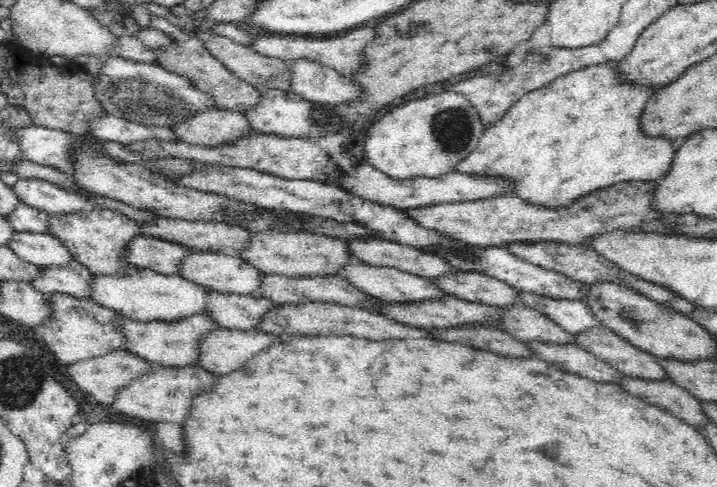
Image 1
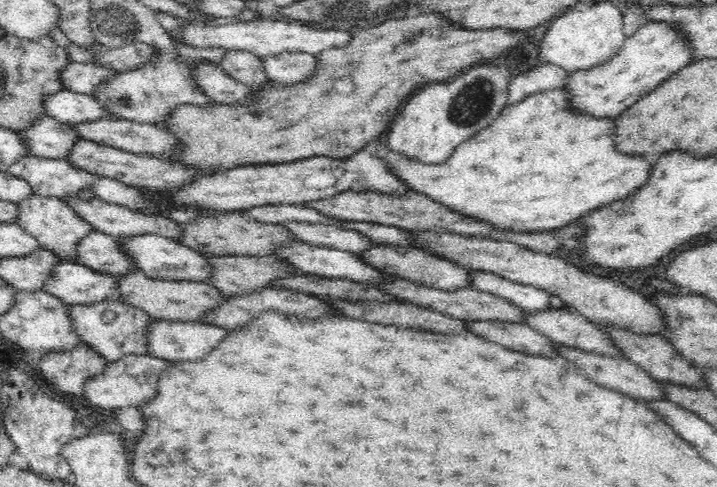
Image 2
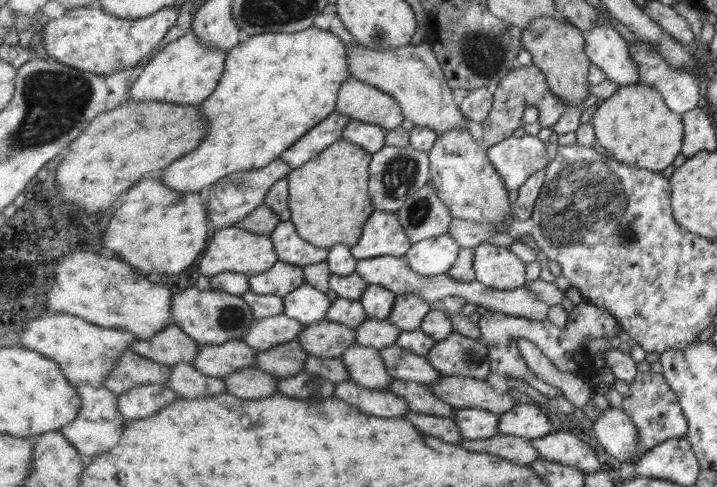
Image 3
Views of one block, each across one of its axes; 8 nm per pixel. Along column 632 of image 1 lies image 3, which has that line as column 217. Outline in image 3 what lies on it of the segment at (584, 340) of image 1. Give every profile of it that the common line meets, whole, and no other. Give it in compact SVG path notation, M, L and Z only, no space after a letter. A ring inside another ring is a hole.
M230 340L225 344L202 344L193 364L207 376L224 378L229 373L257 366L258 351L243 340Z

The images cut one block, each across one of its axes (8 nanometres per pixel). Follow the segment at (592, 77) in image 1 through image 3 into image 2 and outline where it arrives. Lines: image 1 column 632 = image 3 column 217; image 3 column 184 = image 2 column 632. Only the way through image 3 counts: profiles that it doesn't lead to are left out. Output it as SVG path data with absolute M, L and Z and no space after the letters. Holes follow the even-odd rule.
M558 87L534 93L506 106L489 128L463 140L454 149L454 154L442 164L428 164L396 149L387 148L385 166L410 191L426 195L434 202L448 206L455 214L487 224L493 230L521 234L559 230L591 210L636 192L644 184L650 166L644 158L618 156L614 150L615 120L592 119L579 112L571 112L567 106L568 97Z

